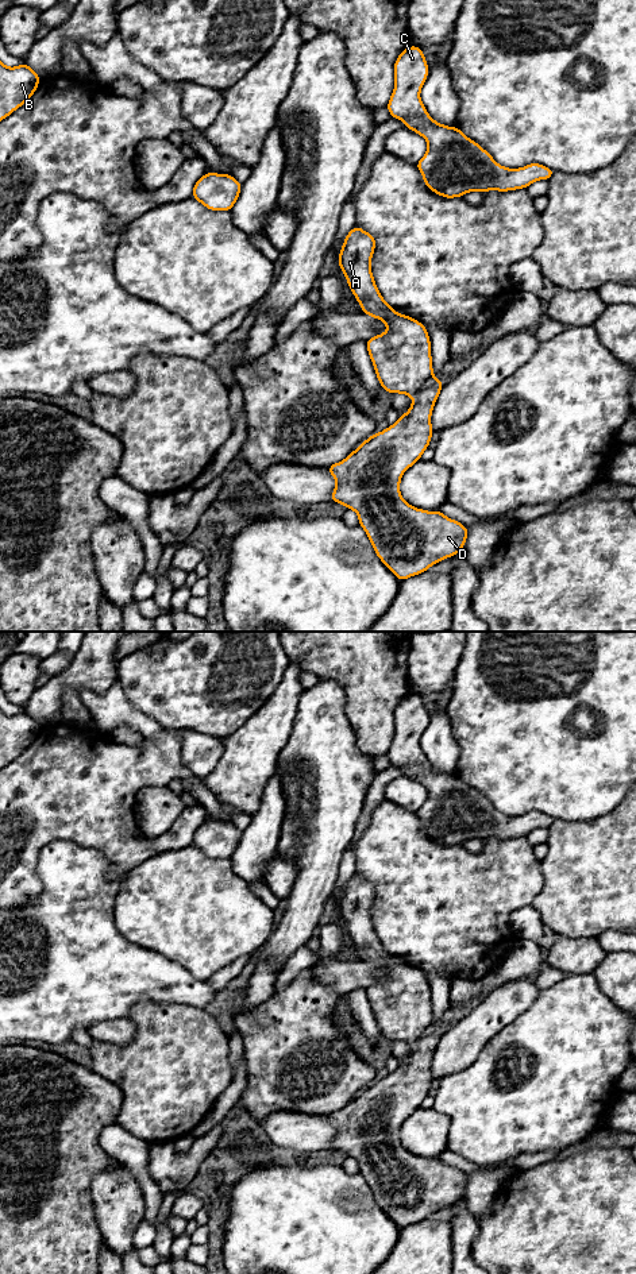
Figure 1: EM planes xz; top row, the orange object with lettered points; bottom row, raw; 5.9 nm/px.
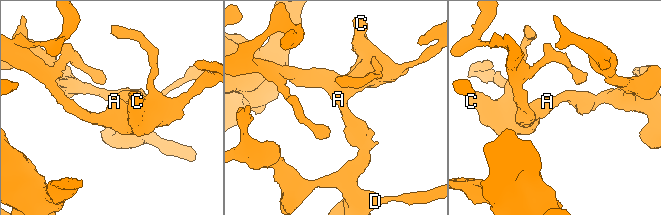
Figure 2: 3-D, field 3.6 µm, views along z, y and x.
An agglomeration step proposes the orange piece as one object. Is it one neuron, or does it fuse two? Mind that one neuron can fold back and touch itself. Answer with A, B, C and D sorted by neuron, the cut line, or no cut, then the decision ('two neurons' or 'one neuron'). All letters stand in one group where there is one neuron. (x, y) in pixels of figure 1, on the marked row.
A B C D; no cut; one neuron

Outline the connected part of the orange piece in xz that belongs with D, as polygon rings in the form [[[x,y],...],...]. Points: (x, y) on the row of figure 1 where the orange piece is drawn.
[[[355,224],[338,263],[362,313],[388,325],[386,332],[366,340],[382,390],[409,395],[413,402],[396,424],[327,470],[336,480],[331,502],[358,513],[375,555],[402,582],[455,556],[465,547],[469,529],[440,510],[413,507],[401,497],[402,474],[429,447],[431,414],[444,382],[433,378],[425,325],[398,314],[382,298],[371,274],[374,250],[375,238]]]

